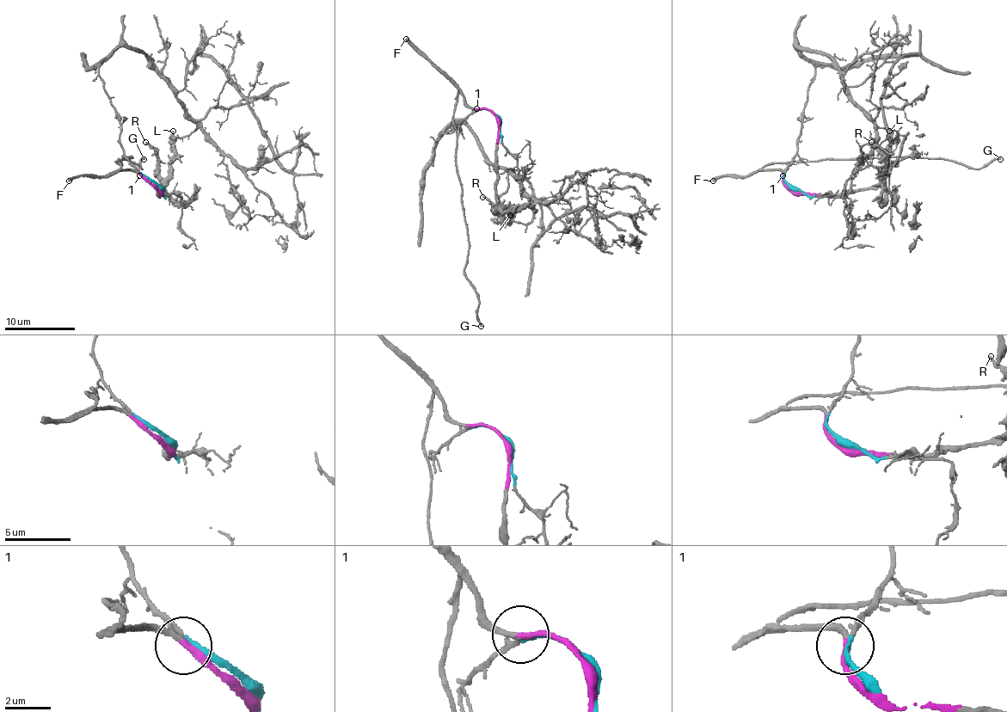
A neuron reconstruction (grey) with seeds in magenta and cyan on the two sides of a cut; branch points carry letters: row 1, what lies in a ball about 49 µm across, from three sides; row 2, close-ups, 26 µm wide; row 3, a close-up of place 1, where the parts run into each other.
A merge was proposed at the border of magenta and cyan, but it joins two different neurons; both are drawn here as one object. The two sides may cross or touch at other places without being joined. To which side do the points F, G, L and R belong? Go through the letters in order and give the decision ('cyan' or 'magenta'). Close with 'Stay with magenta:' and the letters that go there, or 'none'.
F: magenta
G: magenta
L: magenta
R: magenta
Stay with magenta: F, G, L, R

